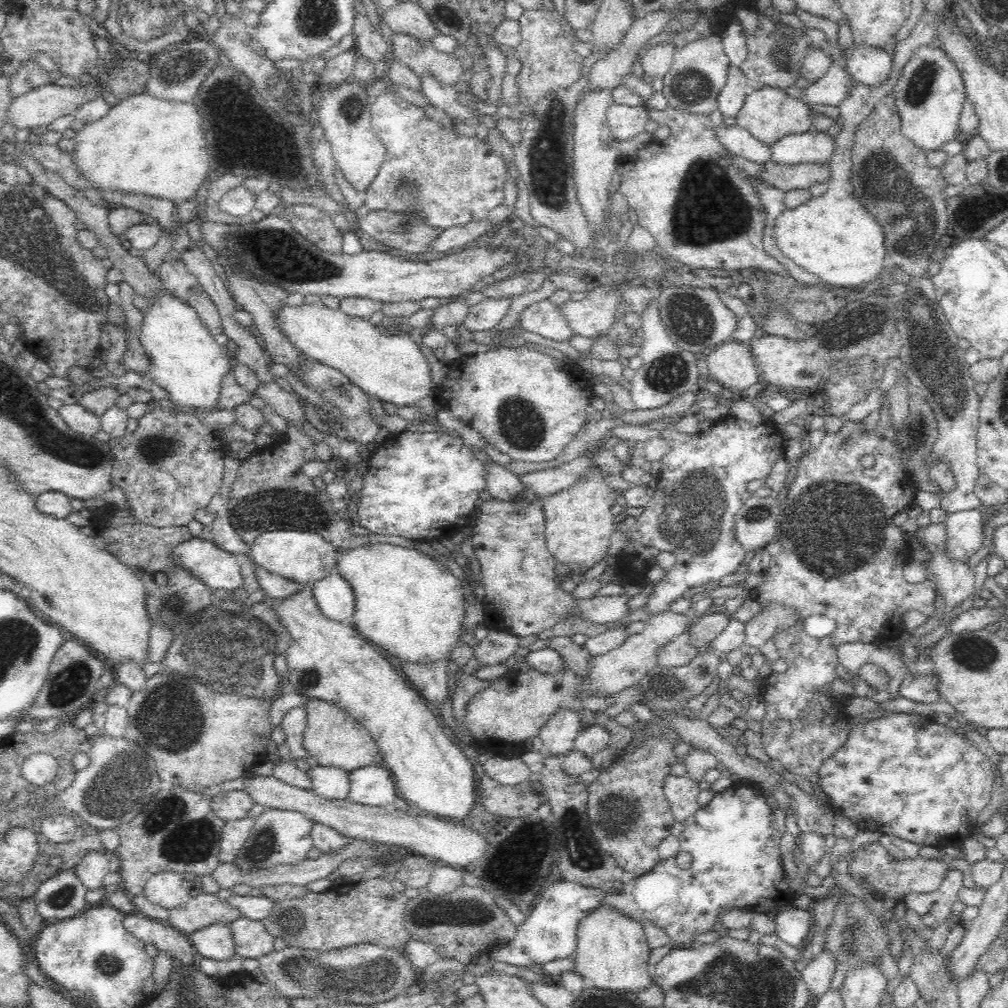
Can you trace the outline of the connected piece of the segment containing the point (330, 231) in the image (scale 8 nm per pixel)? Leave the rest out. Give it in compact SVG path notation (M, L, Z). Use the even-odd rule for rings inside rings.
M304 203L286 207L284 217L296 231L308 237L320 249L335 253L342 251L343 233L334 225L331 214L321 208Z

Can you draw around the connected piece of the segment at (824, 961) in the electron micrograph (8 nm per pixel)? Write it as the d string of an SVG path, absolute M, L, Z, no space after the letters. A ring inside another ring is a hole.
M822 948L816 958L812 958L801 973L810 997L820 1000L830 992L830 982L837 970L837 956L828 948Z

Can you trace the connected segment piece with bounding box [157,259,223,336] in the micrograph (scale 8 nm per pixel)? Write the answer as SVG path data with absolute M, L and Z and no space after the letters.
M181 259L178 261L164 261L158 270L157 276L167 292L189 306L198 315L198 318L212 336L223 333L221 316L217 306L202 288L197 278L190 273L186 261Z

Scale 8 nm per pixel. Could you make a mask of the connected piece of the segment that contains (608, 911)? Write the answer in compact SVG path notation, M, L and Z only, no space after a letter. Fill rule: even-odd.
M602 903L579 918L577 934L574 970L588 984L601 990L634 993L652 984L651 968L648 965L651 950L644 926L638 919L608 903Z

